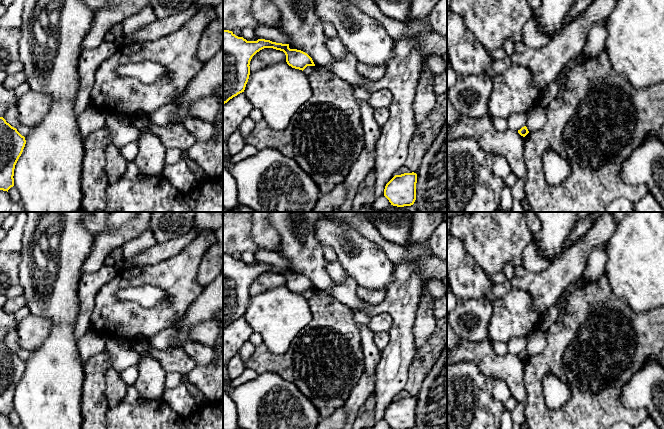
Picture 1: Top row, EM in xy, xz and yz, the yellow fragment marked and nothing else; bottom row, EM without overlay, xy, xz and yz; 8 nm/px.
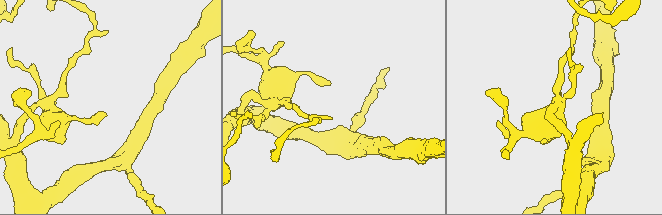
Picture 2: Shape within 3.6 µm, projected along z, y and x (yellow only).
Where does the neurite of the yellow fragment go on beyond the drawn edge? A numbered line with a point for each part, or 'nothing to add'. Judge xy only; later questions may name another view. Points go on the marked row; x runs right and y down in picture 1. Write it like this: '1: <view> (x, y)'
nothing to add

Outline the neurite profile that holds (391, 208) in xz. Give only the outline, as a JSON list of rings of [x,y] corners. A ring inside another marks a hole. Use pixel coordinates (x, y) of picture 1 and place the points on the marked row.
[[[391,205],[382,211],[375,210],[371,207],[367,212],[420,212],[420,211],[417,208],[415,208],[413,205],[404,206],[404,207],[397,207]]]

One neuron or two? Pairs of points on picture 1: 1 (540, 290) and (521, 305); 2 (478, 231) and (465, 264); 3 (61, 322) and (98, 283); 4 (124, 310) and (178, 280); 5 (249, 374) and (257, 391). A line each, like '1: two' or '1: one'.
1: two
2: two
3: two
4: one
5: two

